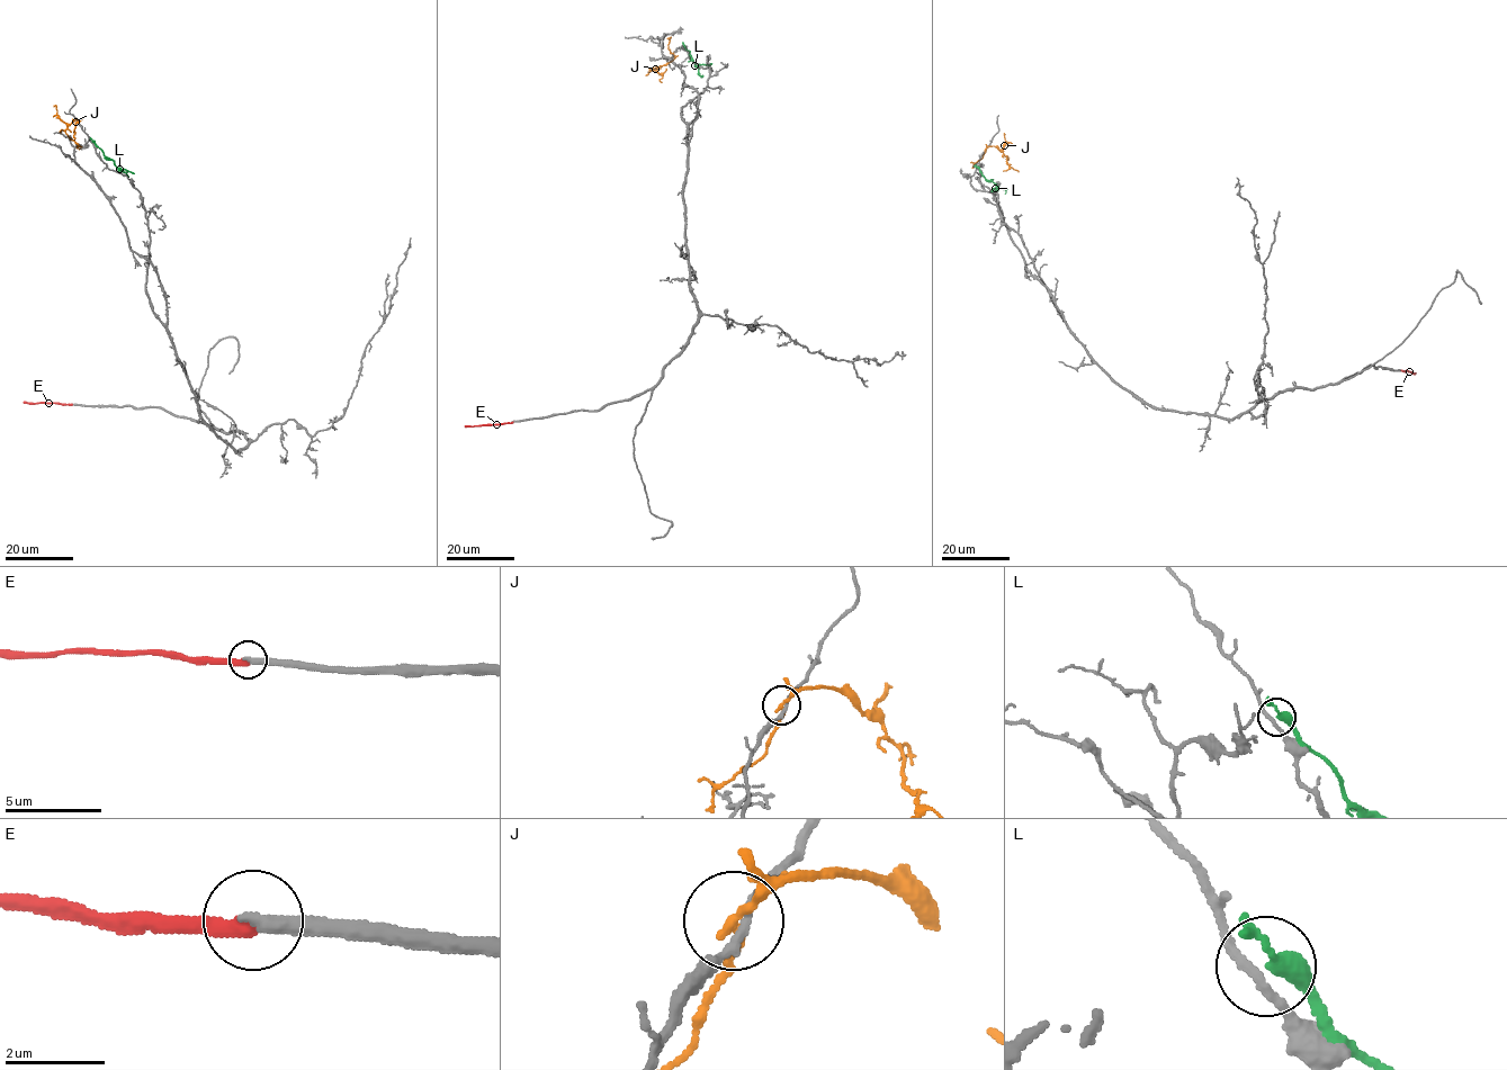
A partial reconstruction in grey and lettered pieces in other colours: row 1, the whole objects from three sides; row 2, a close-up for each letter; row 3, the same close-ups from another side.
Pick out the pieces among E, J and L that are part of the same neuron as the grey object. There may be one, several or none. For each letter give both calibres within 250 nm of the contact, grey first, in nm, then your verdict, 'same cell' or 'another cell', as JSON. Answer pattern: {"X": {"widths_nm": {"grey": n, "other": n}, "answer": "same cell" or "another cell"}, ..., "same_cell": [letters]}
{"E": {"widths_nm": {"grey": 320, "other": 280}, "answer": "another cell"}, "J": {"widths_nm": {"grey": 150, "other": 140}, "answer": "another cell"}, "L": {"widths_nm": {"grey": 170, "other": 320}, "answer": "another cell"}, "same_cell": []}

